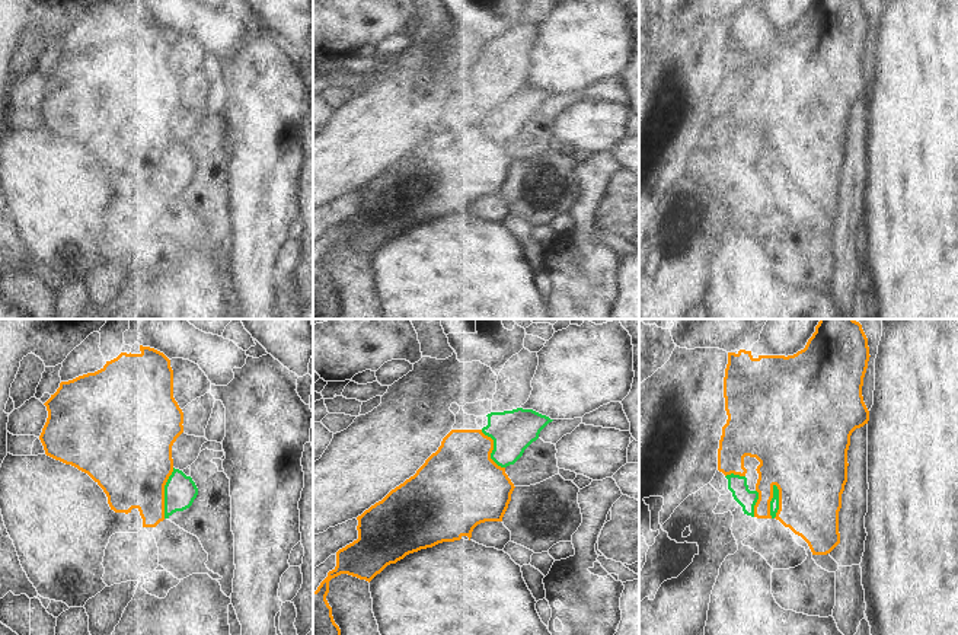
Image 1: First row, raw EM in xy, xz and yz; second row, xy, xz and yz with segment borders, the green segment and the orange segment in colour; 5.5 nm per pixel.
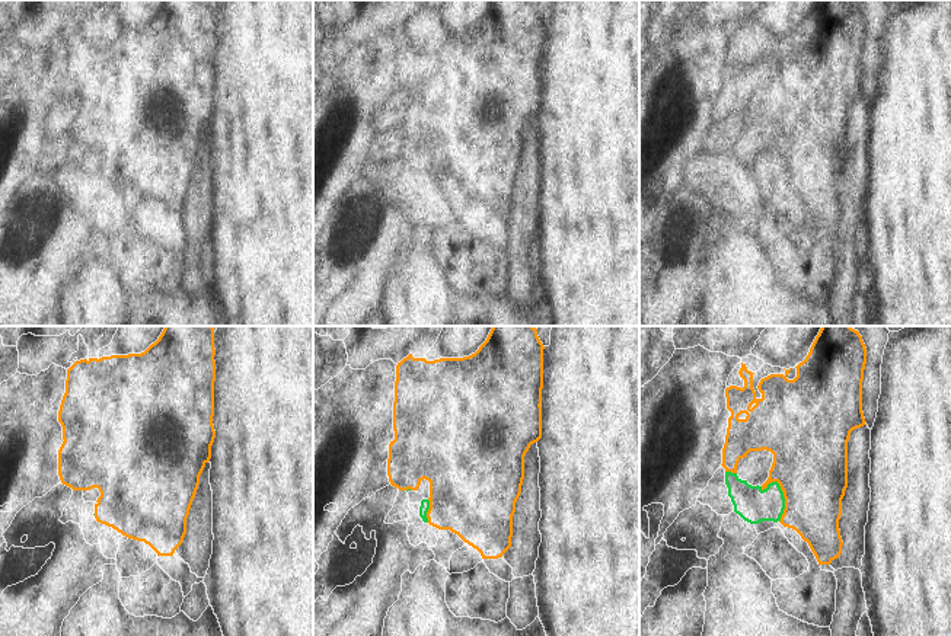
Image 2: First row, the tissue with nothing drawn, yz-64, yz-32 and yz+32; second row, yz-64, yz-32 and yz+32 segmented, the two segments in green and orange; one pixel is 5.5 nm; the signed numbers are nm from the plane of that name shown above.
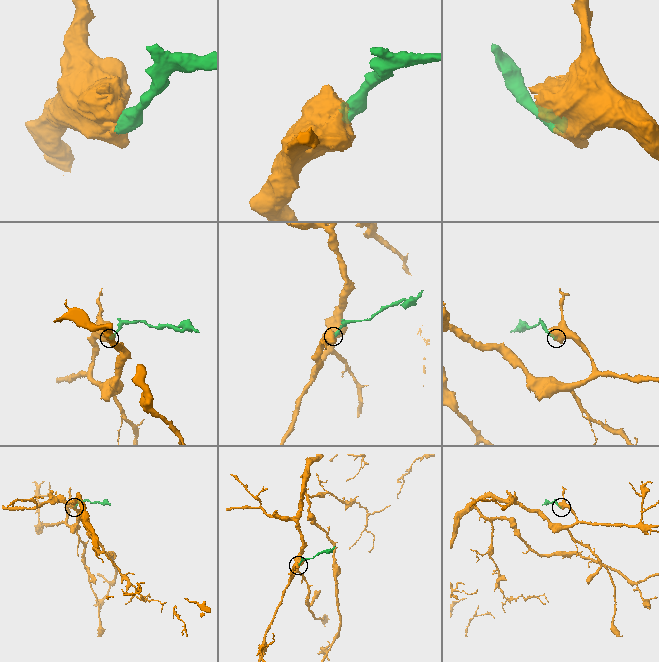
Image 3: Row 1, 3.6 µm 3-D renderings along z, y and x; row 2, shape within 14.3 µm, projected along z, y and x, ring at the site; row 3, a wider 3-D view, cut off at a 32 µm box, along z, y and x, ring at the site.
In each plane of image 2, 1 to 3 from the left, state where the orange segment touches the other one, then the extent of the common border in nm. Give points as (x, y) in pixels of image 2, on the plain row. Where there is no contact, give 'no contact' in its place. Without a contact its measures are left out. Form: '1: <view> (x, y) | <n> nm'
1: no contact
2: yz-32 (427, 185) | 130 nm
3: yz+32 (784, 173) | 240 nm

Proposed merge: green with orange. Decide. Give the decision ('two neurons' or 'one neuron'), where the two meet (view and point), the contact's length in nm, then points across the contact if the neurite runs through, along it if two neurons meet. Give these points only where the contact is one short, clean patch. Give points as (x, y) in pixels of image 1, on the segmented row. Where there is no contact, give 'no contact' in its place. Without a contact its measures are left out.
two neurons | yz (770, 501) | 190 nm

